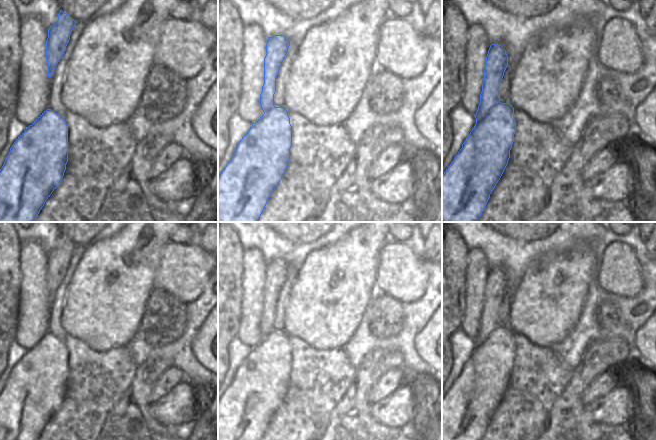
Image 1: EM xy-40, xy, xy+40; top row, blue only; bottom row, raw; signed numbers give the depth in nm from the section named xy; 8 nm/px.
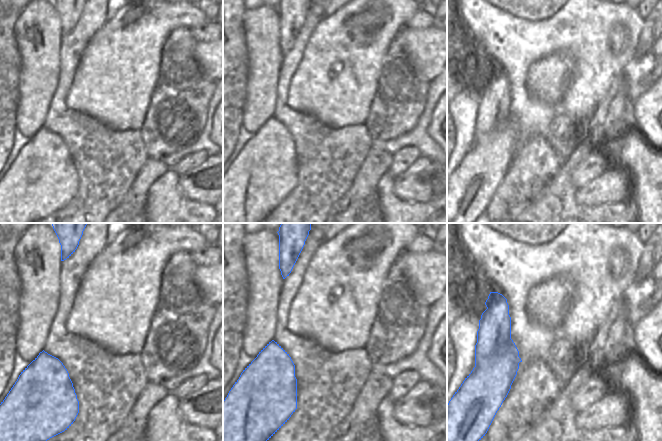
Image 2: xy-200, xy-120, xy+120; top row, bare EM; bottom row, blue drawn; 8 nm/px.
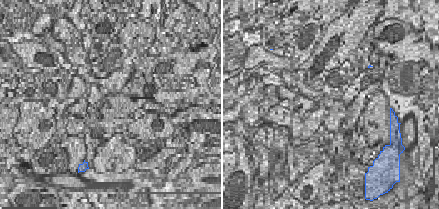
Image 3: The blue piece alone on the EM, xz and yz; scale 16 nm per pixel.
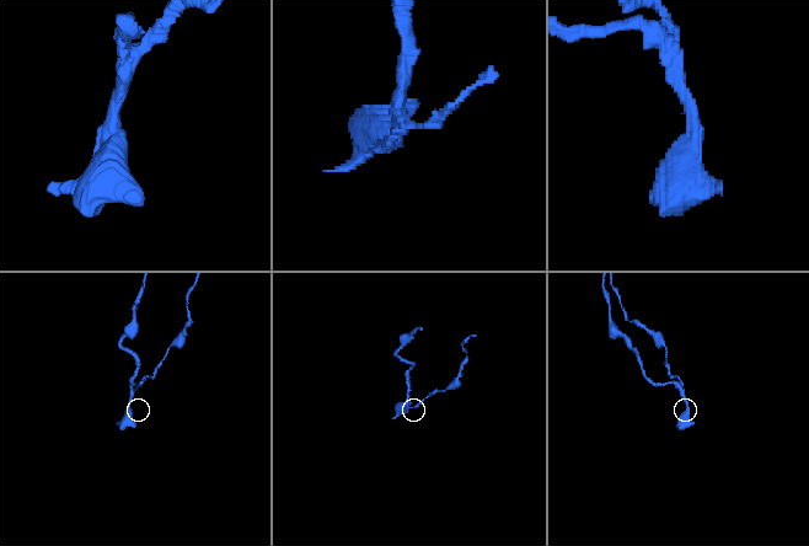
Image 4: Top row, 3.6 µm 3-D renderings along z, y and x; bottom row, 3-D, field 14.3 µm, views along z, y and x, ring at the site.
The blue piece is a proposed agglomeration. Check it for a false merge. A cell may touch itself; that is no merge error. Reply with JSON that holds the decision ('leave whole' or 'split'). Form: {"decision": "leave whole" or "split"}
{"decision": "split"}

